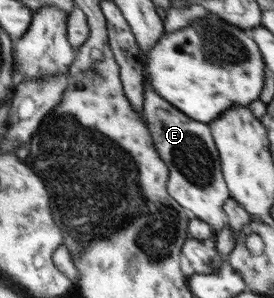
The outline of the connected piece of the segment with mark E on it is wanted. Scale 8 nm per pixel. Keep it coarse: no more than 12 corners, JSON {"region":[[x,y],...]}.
{"region":[[148,83],[168,193],[216,230],[231,196],[212,129]]}

